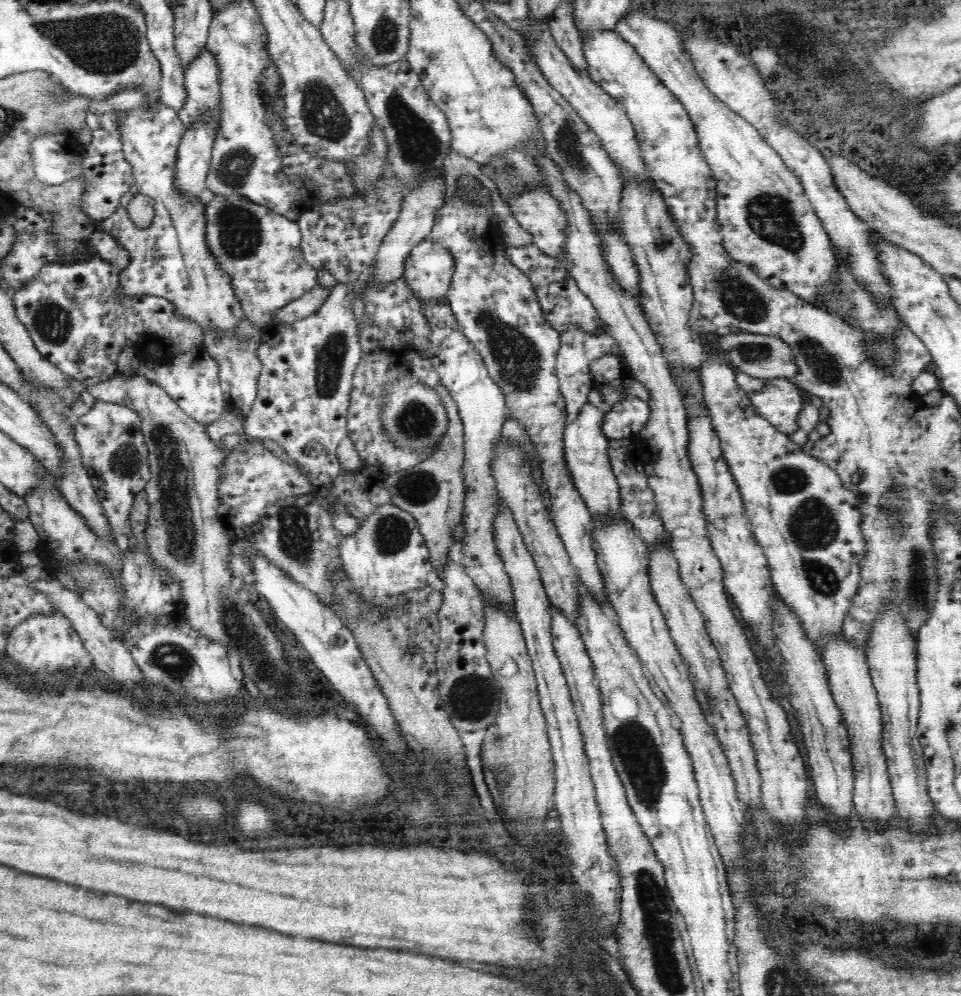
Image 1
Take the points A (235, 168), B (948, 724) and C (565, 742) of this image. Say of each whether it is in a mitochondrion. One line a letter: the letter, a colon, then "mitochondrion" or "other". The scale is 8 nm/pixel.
A: mitochondrion
B: mitochondrion
C: other

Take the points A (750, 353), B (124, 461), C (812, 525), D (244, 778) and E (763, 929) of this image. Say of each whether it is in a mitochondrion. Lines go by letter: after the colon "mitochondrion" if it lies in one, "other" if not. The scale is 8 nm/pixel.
A: mitochondrion
B: mitochondrion
C: mitochondrion
D: other
E: other

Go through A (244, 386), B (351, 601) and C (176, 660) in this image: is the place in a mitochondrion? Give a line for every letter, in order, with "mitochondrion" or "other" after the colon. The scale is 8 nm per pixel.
A: other
B: other
C: mitochondrion

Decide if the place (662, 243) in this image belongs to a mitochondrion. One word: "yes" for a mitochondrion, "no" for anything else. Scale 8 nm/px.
yes

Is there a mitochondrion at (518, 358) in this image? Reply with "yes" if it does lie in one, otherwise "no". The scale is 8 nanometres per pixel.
yes

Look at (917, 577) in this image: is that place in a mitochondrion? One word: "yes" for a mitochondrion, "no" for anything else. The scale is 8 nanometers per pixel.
yes

